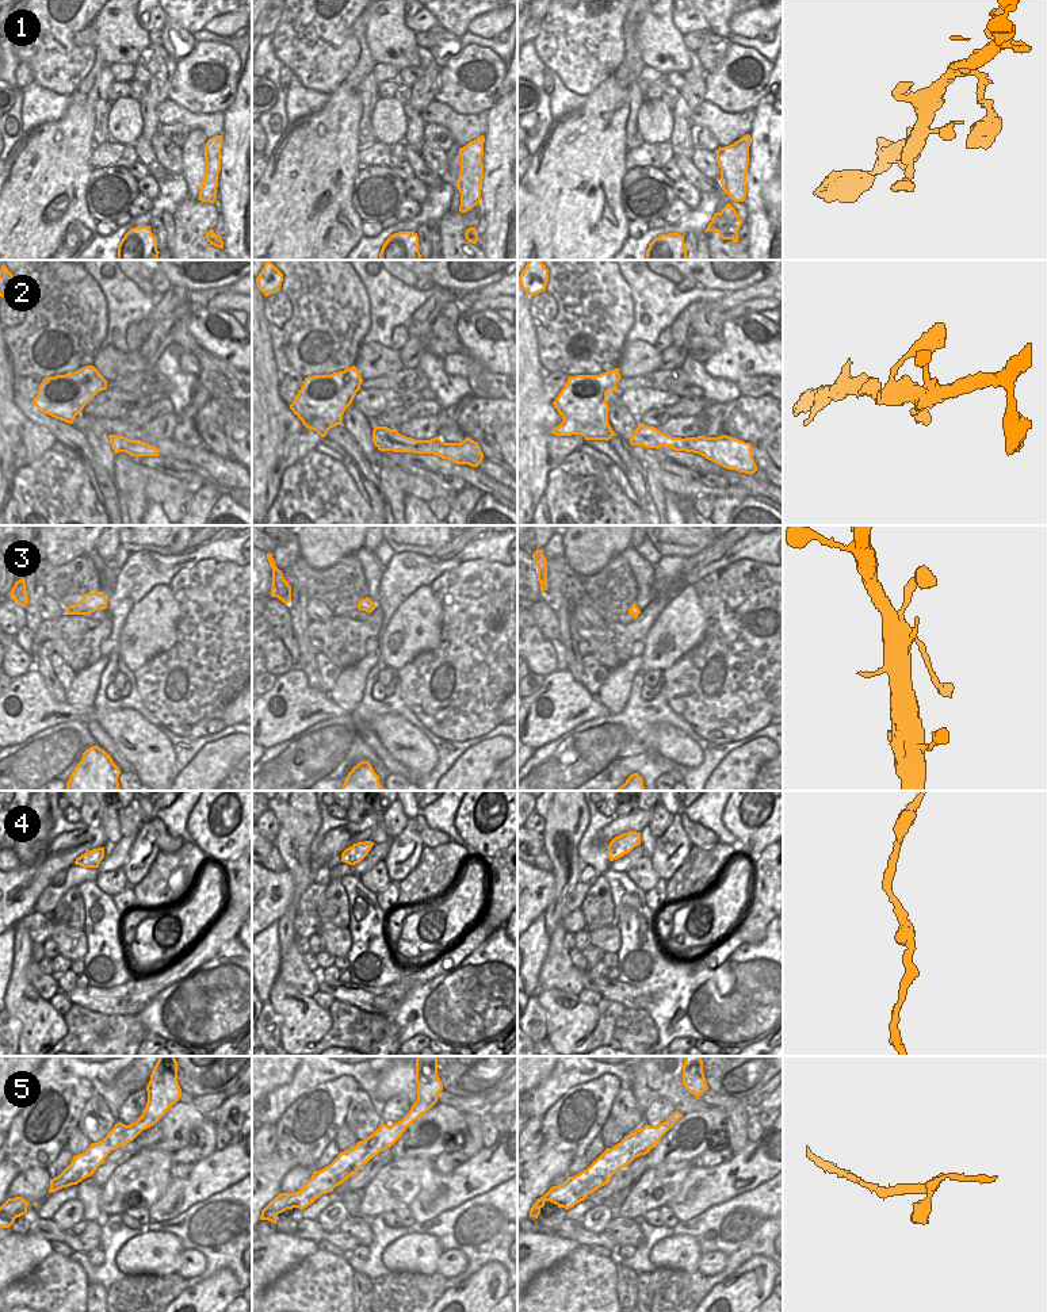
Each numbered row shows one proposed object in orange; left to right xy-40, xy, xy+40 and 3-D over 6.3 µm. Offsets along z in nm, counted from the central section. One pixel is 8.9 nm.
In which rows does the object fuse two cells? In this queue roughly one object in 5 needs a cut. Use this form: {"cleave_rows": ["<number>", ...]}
{"cleave_rows": []}

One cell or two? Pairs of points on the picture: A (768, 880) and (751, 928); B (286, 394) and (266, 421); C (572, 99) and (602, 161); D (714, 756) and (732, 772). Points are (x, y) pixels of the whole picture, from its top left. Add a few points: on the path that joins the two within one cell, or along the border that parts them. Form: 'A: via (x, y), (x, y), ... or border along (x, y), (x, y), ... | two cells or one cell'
A: via (768, 892), (759, 915) | one cell
B: border along (281, 375), (278, 393), (289, 406) | two cells
C: border along (587, 96), (577, 108), (553, 121) | two cells
D: border along (746, 744), (734, 748), (709, 776) | two cells

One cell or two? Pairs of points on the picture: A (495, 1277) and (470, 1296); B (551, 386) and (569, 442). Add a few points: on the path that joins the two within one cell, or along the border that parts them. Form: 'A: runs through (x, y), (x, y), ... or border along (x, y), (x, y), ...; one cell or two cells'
A: runs through (489, 1282), (476, 1296); one cell
B: border along (546, 373), (542, 381), (542, 390), (551, 404); two cells

